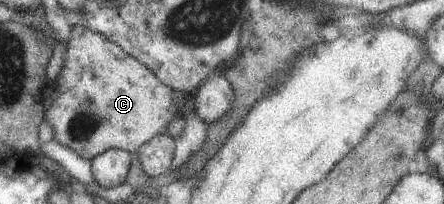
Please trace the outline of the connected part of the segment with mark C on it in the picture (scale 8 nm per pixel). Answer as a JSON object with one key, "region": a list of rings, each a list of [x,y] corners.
{"region":[[[82,26],[71,27],[70,37],[66,40],[62,68],[57,79],[50,83],[50,89],[56,89],[56,96],[44,110],[43,119],[52,130],[51,139],[72,150],[80,158],[90,160],[110,148],[126,150],[132,154],[150,137],[164,133],[170,120],[181,115],[178,106],[170,97],[171,88],[162,84],[150,69],[124,54],[121,48],[108,42],[101,34],[86,30]]]}

